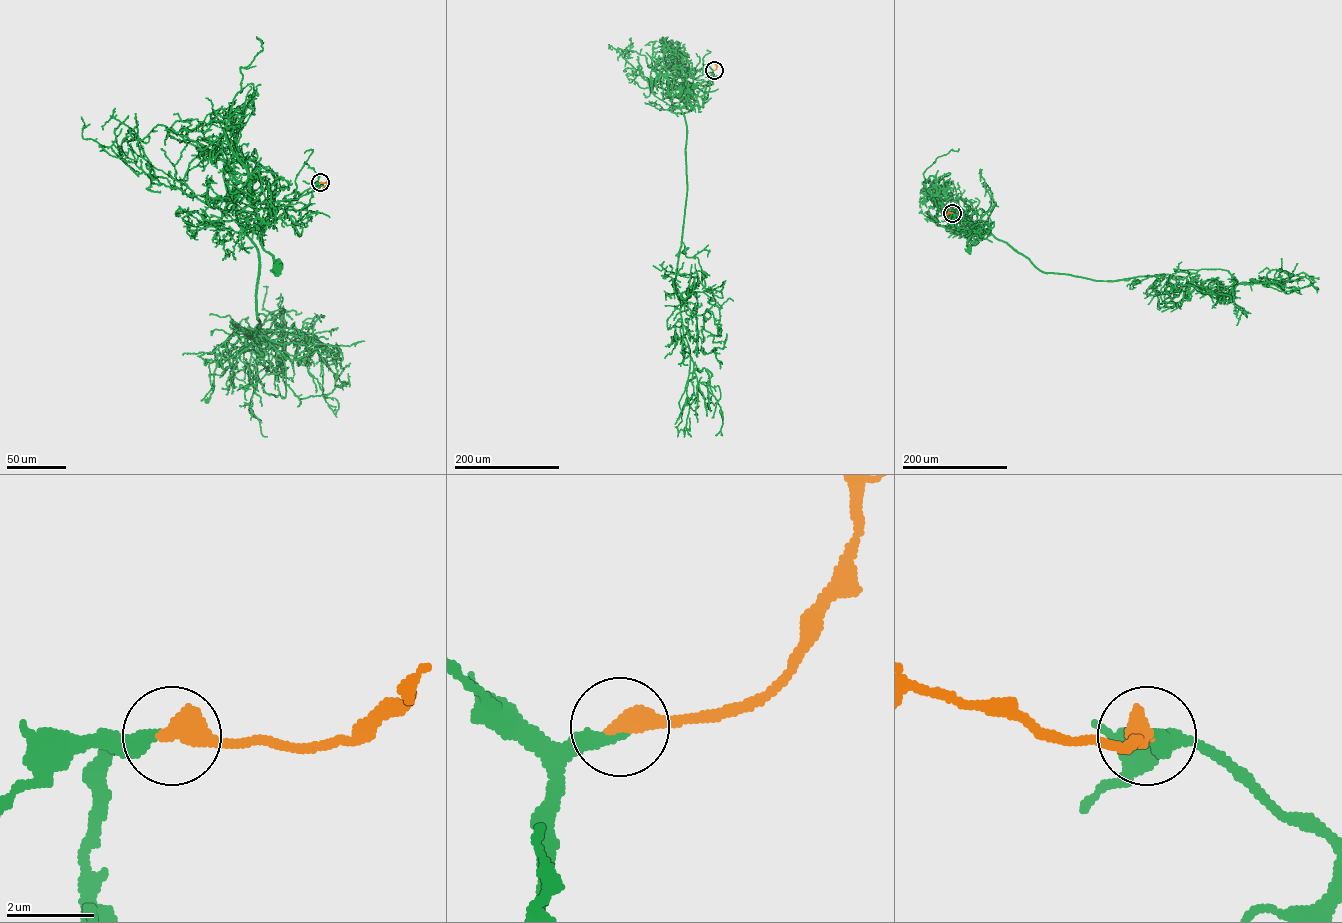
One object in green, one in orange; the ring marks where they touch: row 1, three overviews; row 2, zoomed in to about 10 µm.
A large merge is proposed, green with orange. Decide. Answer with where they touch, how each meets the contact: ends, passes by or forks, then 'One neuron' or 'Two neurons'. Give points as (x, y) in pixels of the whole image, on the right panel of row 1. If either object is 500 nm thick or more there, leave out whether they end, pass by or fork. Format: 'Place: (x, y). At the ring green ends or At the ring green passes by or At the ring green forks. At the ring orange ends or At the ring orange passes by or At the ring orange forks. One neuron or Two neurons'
Place: (952, 213). One neuron

